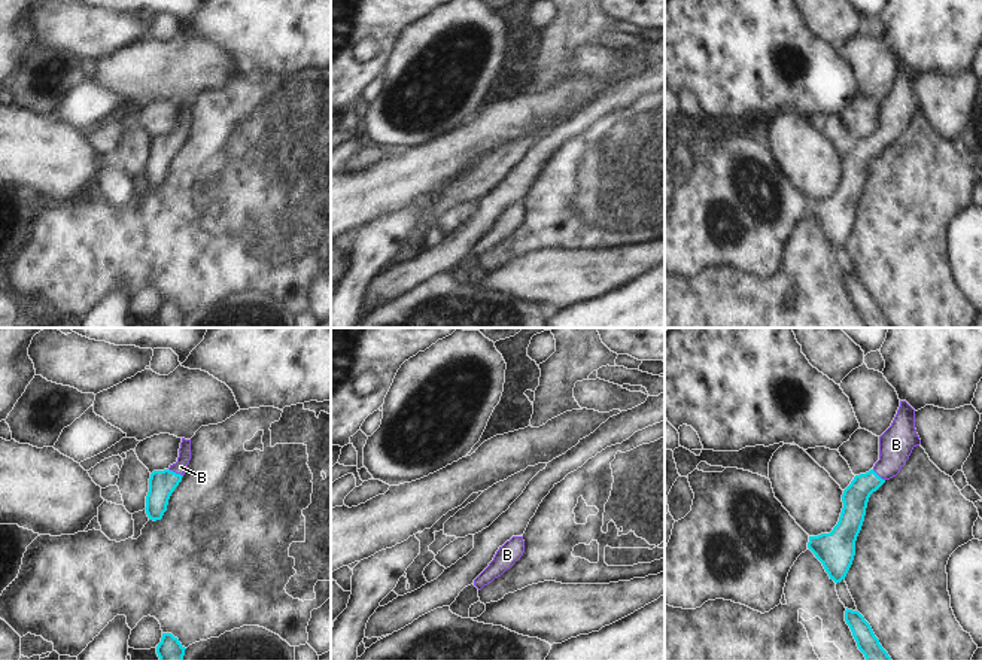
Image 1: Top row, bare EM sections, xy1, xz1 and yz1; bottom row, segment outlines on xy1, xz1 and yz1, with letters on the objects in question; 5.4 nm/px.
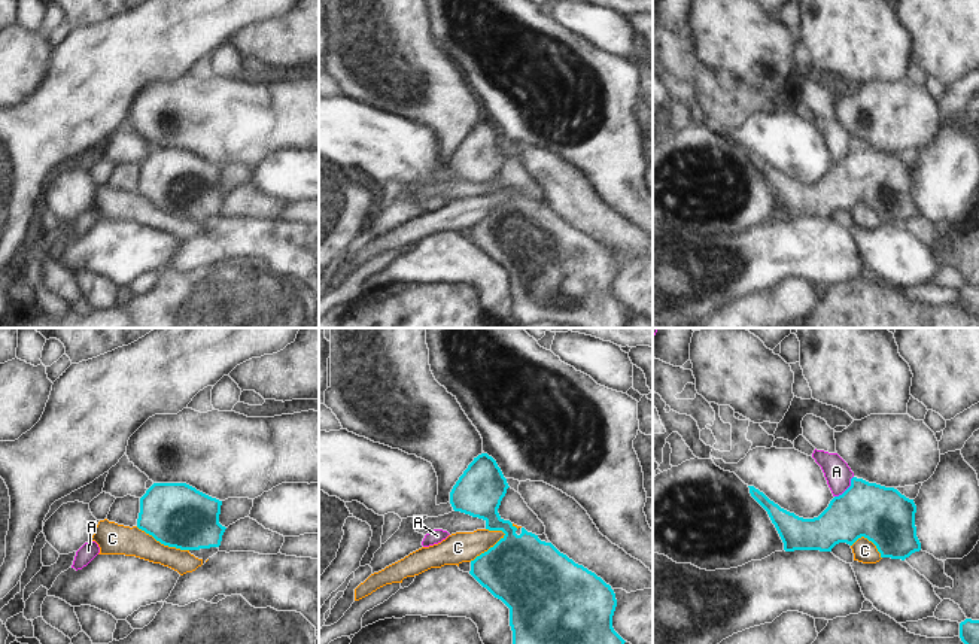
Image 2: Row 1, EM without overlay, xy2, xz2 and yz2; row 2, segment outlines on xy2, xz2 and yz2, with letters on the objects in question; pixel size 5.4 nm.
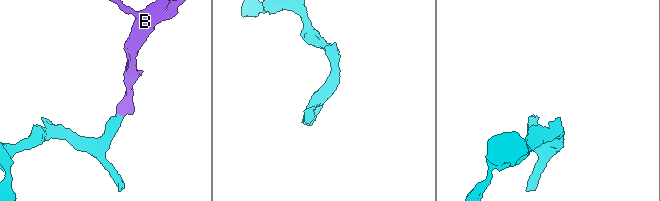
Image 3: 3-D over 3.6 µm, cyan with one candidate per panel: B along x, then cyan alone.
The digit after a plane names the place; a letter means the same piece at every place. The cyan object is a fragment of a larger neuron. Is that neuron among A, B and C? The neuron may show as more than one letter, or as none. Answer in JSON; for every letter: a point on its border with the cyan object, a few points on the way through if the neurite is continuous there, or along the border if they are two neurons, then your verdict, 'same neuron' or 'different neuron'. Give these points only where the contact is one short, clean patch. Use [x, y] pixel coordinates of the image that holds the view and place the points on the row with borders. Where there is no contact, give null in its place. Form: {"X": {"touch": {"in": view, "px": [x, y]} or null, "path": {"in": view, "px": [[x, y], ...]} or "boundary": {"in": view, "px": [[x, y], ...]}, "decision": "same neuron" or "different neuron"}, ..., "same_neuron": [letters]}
{"A": {"touch": {"in": "yz2", "px": [848, 488]}, "boundary": {"in": "yz2", "px": [[853, 476], [851, 483], [835, 497]]}, "decision": "different neuron"}, "B": {"touch": {"in": "xy1", "px": [175, 473]}, "path": {"in": "xy1", "px": [[161, 484], [175, 473], [181, 467]]}, "decision": "same neuron"}, "C": {"touch": {"in": "xz2", "px": [489, 549]}, "boundary": {"in": "xz2", "px": [[505, 534], [470, 561]]}, "decision": "different neuron"}, "same_neuron": ["B"]}

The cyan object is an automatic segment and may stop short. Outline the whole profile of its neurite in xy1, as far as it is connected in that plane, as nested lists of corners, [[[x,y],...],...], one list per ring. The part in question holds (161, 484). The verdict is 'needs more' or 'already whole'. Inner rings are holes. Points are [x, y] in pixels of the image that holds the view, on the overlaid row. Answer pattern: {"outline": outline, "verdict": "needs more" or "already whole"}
{"outline": [[[182,438],[177,462],[168,469],[153,471],[149,478],[146,496],[146,514],[149,520],[161,520],[167,511],[168,499],[182,481],[191,460],[191,440]]], "verdict": "needs more"}

